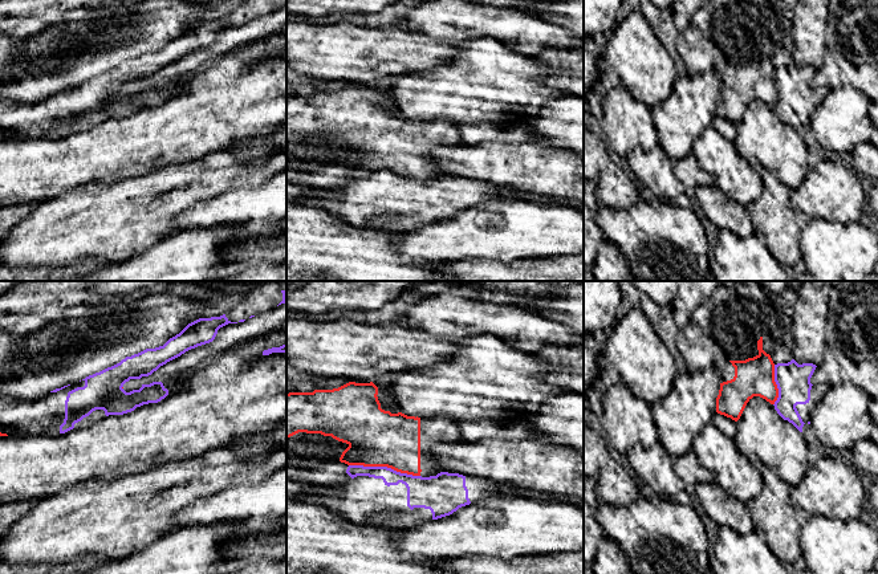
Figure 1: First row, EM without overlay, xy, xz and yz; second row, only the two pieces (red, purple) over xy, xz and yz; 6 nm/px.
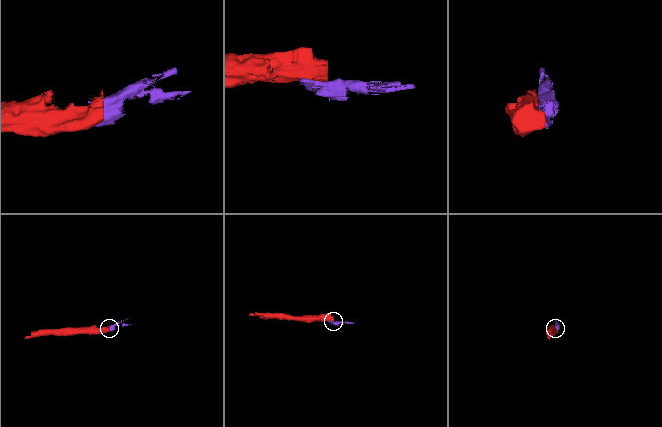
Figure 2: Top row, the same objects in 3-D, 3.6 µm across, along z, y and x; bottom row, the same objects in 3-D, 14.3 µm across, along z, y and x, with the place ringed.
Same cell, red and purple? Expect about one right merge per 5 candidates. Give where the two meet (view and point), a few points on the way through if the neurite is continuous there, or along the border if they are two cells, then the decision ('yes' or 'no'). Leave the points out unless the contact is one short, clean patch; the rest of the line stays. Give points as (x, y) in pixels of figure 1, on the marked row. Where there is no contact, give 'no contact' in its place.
xz (385, 465) | no

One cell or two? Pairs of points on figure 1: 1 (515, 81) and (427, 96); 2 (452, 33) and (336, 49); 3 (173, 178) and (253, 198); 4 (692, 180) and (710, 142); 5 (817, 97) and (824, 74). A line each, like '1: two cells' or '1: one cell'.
1: one cell
2: two cells
3: two cells
4: two cells
5: two cells

